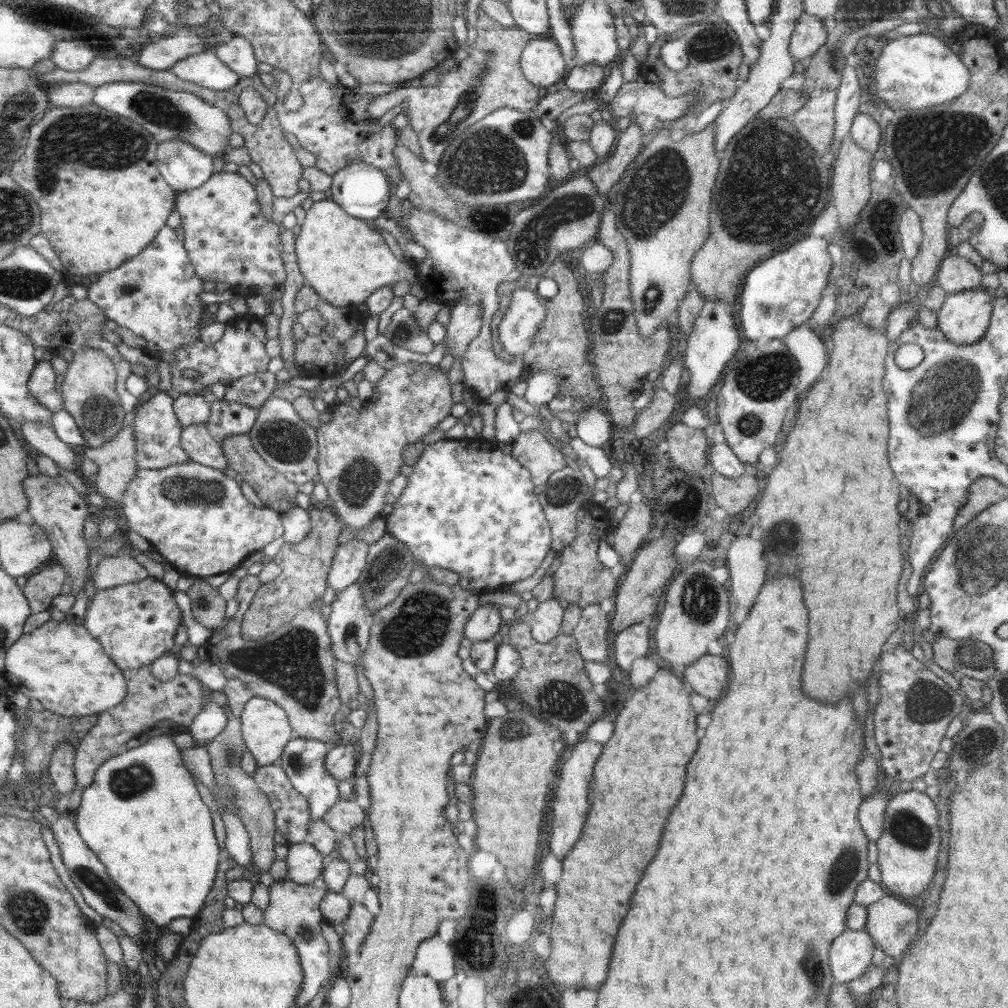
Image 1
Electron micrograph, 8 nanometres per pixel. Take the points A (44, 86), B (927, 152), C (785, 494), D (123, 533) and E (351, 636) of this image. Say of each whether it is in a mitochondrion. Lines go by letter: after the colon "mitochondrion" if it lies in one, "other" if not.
A: other
B: mitochondrion
C: other
D: other
E: mitochondrion

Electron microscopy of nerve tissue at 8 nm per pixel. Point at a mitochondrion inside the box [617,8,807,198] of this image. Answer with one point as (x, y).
(711, 43)

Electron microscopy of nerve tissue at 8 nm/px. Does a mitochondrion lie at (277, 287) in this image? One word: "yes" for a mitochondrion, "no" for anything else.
no

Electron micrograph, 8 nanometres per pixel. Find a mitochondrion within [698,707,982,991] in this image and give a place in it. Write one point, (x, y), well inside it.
(845, 867)

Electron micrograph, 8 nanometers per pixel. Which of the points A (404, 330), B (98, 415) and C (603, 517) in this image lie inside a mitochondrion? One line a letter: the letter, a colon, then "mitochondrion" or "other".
A: mitochondrion
B: mitochondrion
C: other

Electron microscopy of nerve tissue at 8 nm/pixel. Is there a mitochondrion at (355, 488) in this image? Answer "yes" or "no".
yes

